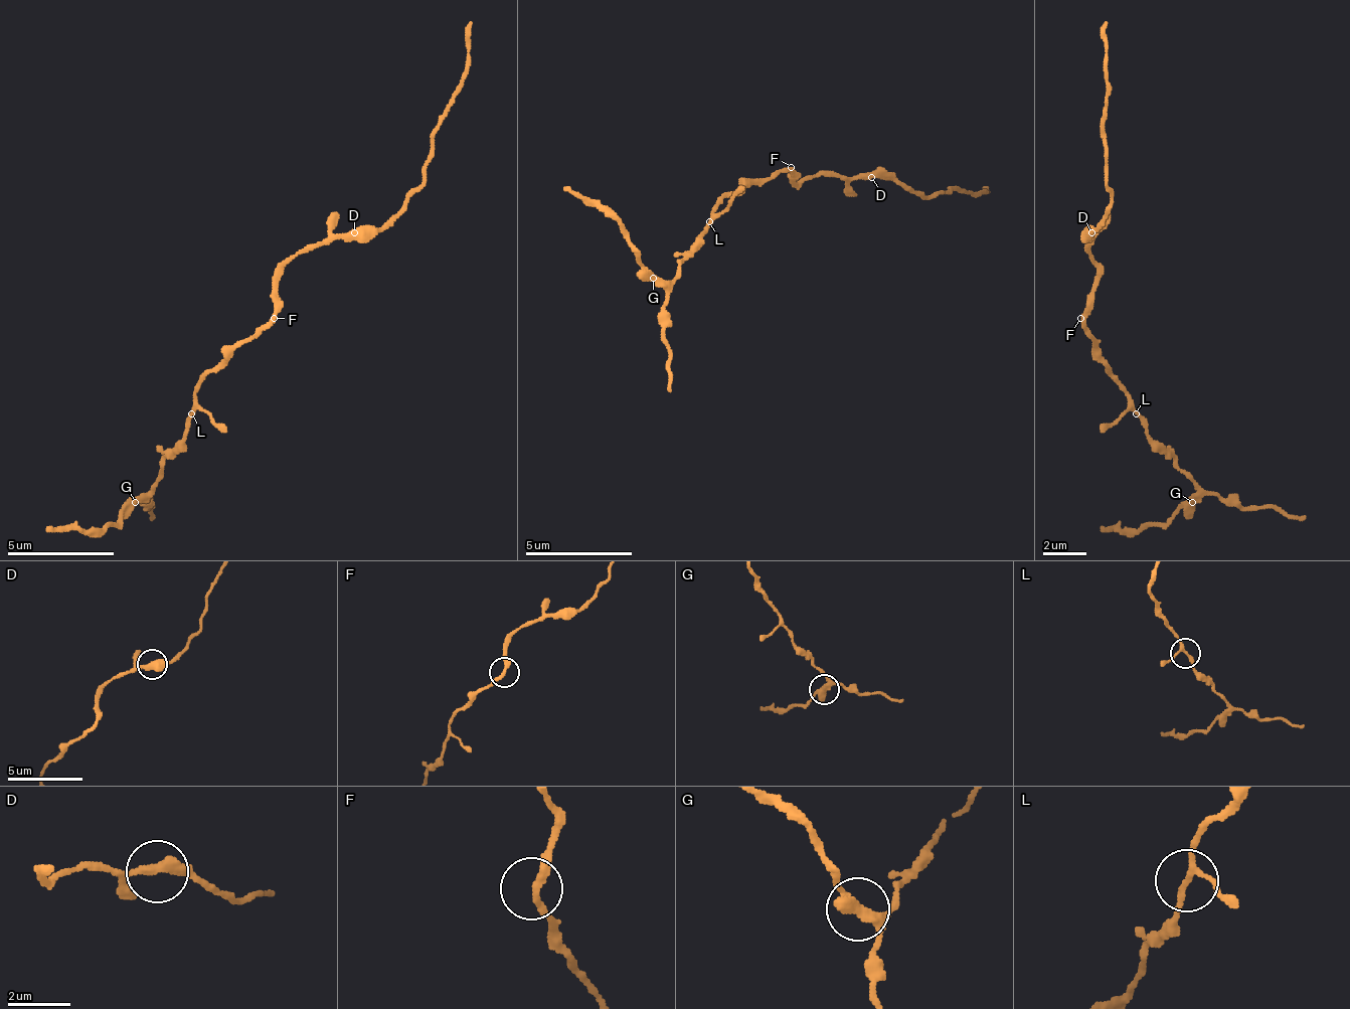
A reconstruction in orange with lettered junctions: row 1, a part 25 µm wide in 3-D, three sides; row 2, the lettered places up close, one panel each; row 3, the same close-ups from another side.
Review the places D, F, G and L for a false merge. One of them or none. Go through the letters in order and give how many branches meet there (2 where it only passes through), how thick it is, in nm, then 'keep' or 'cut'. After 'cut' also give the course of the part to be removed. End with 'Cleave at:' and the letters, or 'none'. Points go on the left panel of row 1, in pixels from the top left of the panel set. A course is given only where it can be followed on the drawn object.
D: branches 3; calibre 320 nm; keep
F: branches 2; calibre 240 nm; keep
G: branches 3; calibre 320 nm; cut; course (134, 501), (102, 527), (48, 533)
L: branches 3; calibre 150 nm; keep
Cleave at: G

